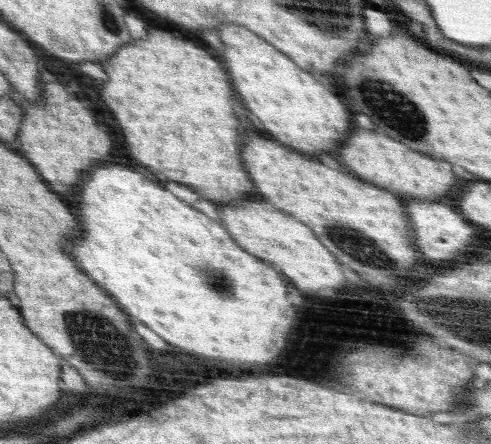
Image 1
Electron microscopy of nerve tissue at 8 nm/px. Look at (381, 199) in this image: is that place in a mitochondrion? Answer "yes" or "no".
no

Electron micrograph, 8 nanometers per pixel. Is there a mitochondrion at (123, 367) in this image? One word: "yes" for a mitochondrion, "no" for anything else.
yes

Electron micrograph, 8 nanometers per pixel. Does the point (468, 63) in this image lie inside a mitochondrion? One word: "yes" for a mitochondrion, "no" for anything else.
no

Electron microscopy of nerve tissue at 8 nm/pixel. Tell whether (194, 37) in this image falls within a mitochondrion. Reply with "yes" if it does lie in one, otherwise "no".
no

